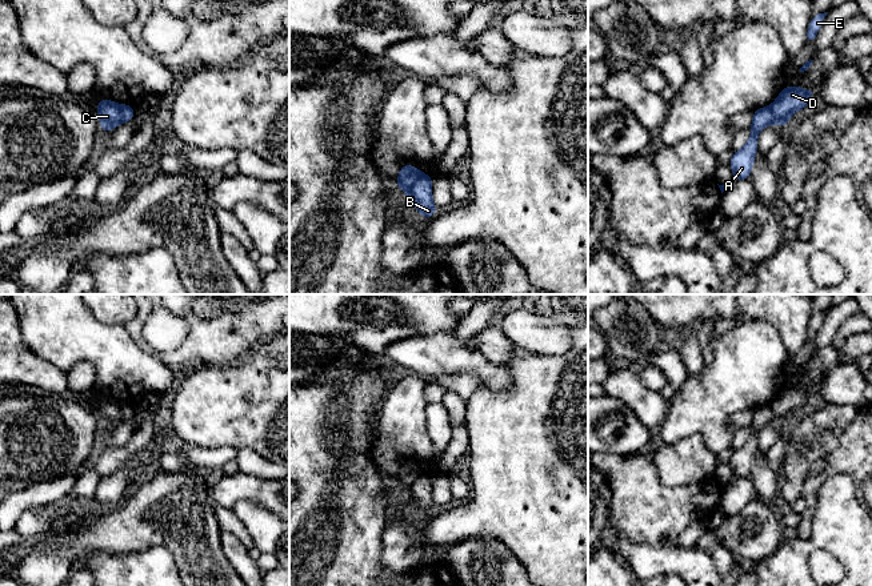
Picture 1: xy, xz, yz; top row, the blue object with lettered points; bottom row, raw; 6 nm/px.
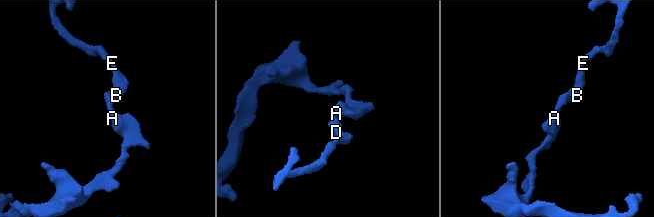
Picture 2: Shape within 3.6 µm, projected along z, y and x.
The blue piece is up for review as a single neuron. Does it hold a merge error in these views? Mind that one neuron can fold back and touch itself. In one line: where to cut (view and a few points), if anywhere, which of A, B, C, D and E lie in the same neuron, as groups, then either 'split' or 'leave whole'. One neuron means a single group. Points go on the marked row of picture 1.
cut xz (423, 175), (406, 192); groups A C / B D E; split

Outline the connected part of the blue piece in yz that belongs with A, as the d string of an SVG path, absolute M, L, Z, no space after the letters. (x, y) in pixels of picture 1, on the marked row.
M771 107L756 109L751 124L751 137L745 145L732 154L729 166L735 174L735 182L751 177L751 169L757 152L759 132L771 124L776 124Z

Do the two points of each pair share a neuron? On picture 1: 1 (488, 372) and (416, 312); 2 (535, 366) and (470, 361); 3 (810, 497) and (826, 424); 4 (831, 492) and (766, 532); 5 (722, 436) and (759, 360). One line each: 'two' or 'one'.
1: two
2: two
3: two
4: two
5: one

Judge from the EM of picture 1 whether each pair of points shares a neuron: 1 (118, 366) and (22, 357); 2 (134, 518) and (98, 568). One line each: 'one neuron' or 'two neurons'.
1: two neurons
2: two neurons

